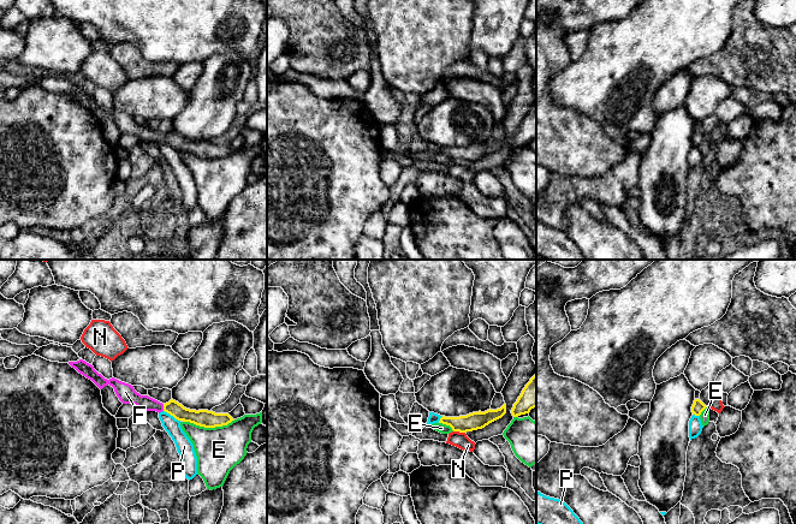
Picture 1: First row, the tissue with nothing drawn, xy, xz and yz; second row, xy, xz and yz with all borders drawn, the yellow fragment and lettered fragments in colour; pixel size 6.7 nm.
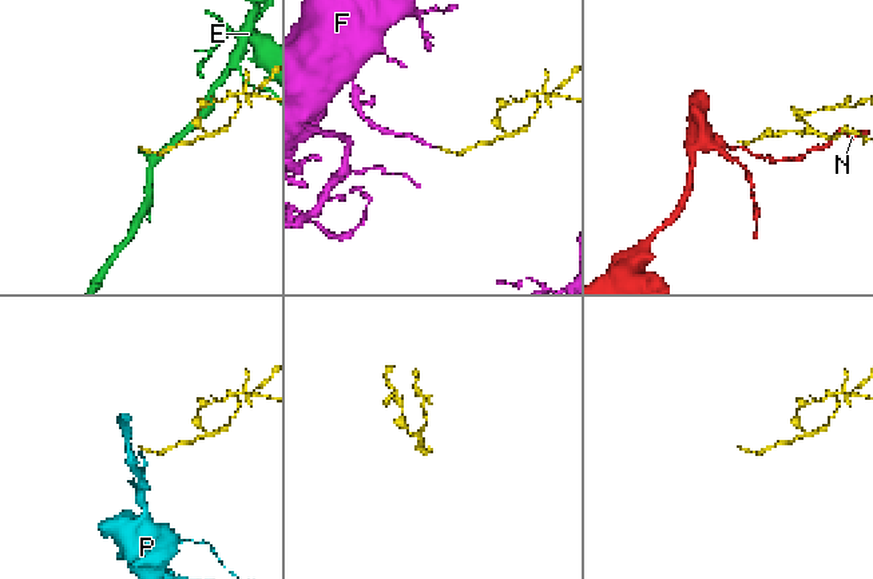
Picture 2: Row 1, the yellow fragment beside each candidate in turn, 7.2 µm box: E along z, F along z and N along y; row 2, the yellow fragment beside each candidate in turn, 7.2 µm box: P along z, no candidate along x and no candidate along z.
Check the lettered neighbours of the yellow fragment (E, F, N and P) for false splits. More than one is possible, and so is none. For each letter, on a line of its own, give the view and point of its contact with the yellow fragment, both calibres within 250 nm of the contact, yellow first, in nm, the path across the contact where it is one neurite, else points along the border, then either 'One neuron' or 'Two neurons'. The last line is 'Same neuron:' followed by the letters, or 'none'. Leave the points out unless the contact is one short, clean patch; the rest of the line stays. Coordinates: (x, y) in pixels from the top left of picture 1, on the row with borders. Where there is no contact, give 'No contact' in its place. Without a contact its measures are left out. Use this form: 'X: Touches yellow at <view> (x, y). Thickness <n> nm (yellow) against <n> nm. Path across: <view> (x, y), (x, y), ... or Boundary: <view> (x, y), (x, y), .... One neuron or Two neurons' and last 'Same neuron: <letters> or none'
E: Touches yellow at xy (209, 427). Thickness 120 nm (yellow) against 300 nm. Two neurons
F: Touches yellow at xy (164, 408). Thickness 100 nm (yellow) against 110 nm. Path across: xy (178, 411), (173, 408), (164, 408), (147, 404), (129, 396). One neuron
N: Touches yellow at xz (459, 432). Thickness 120 nm (yellow) against 100 nm. Two neurons
P: Touches yellow at xy (172, 415). Thickness 120 nm (yellow) against 110 nm. Boundary: xy (164, 410), (179, 421). Two neurons
Same neuron: F

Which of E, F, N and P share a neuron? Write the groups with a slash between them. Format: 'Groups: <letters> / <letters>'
Groups: E / F / N / P

